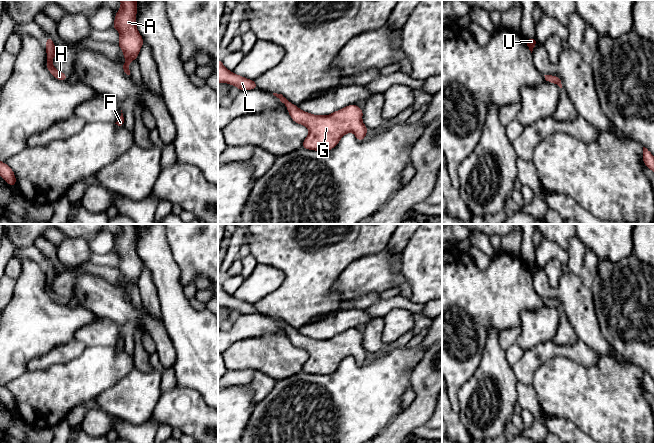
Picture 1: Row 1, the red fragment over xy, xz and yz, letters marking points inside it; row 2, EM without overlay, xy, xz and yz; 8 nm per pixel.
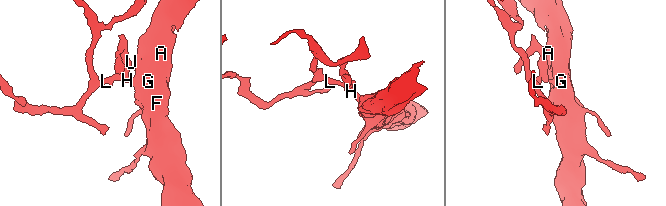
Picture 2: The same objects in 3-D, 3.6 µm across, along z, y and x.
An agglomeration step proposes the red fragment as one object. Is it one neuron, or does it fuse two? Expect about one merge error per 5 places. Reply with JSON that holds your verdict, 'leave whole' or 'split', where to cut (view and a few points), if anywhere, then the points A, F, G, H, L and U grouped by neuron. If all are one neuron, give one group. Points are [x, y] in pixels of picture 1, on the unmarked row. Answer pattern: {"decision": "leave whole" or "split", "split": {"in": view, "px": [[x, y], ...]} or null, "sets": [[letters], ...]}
{"decision": "leave whole", "split": null, "sets": [["A", "F", "G", "H", "L", "U"]]}

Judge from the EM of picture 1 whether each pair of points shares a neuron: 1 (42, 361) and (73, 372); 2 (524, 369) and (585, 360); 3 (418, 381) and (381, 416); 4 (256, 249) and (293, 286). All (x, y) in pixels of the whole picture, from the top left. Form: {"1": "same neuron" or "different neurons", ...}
{"1": "different neurons", "2": "same neuron", "3": "different neurons", "4": "same neuron"}

